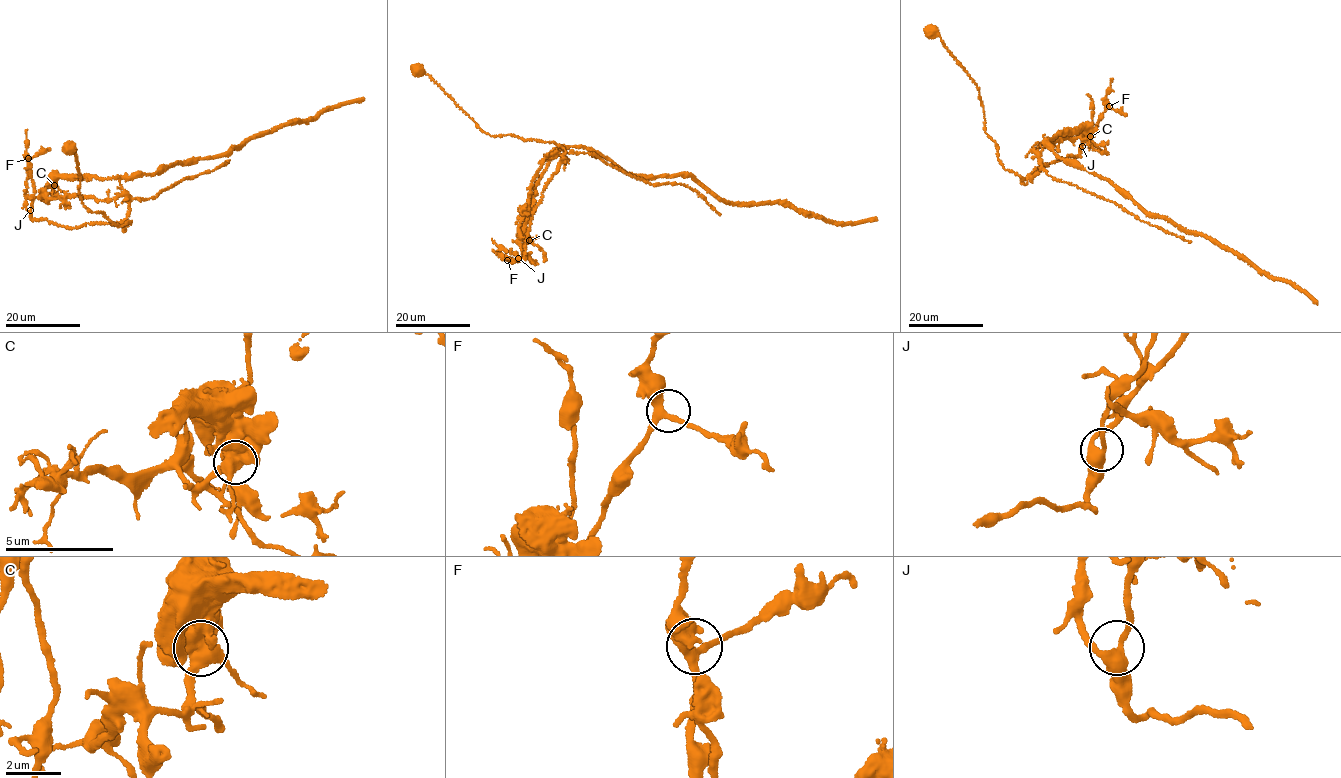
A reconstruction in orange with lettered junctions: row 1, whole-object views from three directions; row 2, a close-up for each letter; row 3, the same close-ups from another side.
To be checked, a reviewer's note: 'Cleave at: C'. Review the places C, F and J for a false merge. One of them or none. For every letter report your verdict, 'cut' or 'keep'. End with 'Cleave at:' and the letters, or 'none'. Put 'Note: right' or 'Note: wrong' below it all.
C: cut
F: keep
J: keep
Cleave at: C
Note: right

